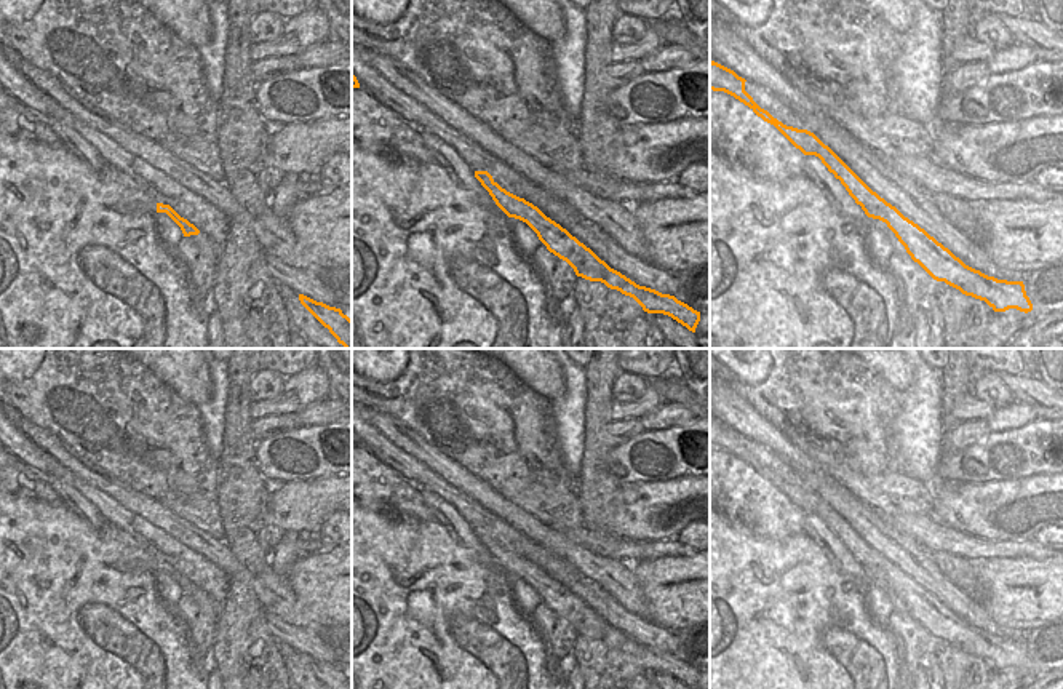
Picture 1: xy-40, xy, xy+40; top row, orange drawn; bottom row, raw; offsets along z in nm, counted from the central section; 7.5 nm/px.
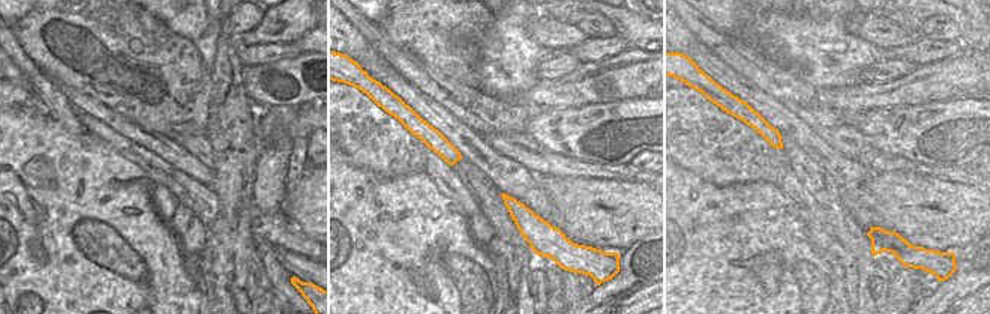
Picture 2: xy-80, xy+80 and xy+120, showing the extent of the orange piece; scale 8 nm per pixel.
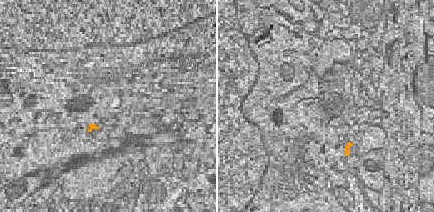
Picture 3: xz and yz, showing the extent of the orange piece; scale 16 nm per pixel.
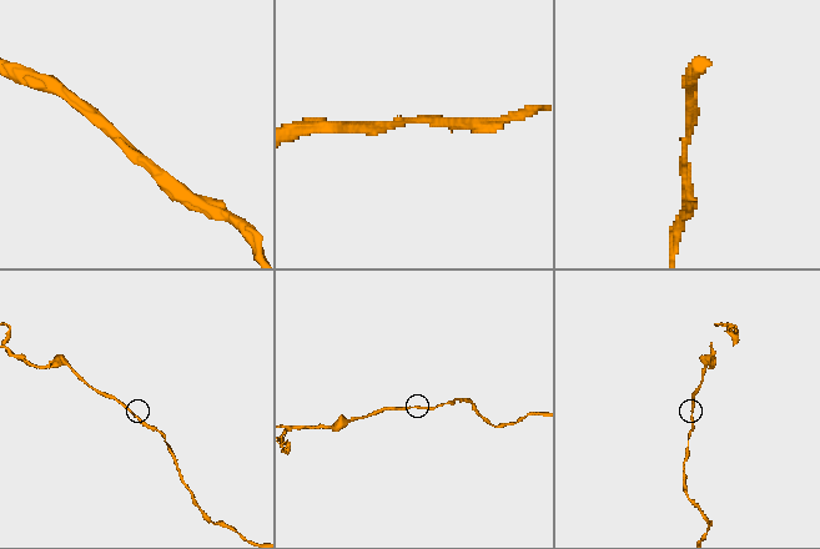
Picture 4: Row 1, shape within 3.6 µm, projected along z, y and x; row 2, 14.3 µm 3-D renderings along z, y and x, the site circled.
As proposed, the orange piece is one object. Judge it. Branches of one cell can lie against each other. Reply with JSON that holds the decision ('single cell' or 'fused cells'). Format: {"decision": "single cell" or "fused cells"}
{"decision": "single cell"}

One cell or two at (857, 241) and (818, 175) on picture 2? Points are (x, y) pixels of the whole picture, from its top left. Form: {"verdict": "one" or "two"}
{"verdict": "one"}

